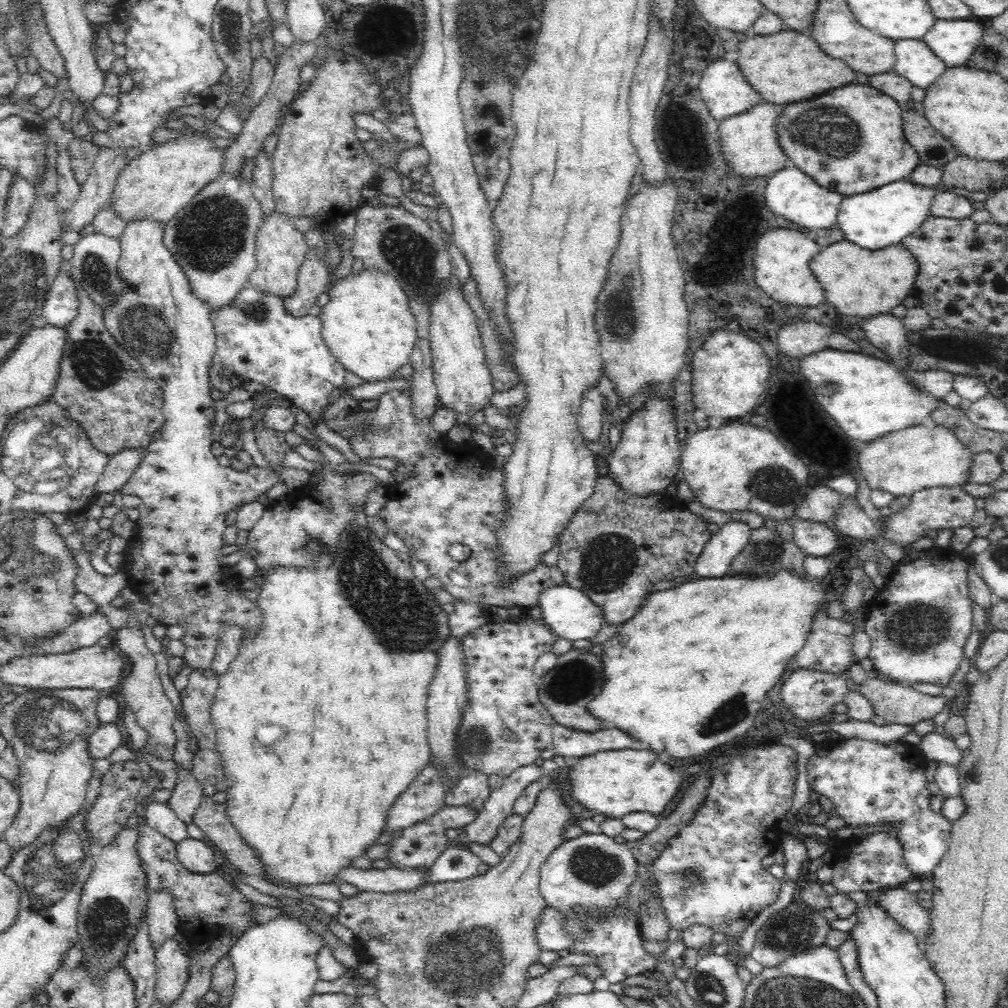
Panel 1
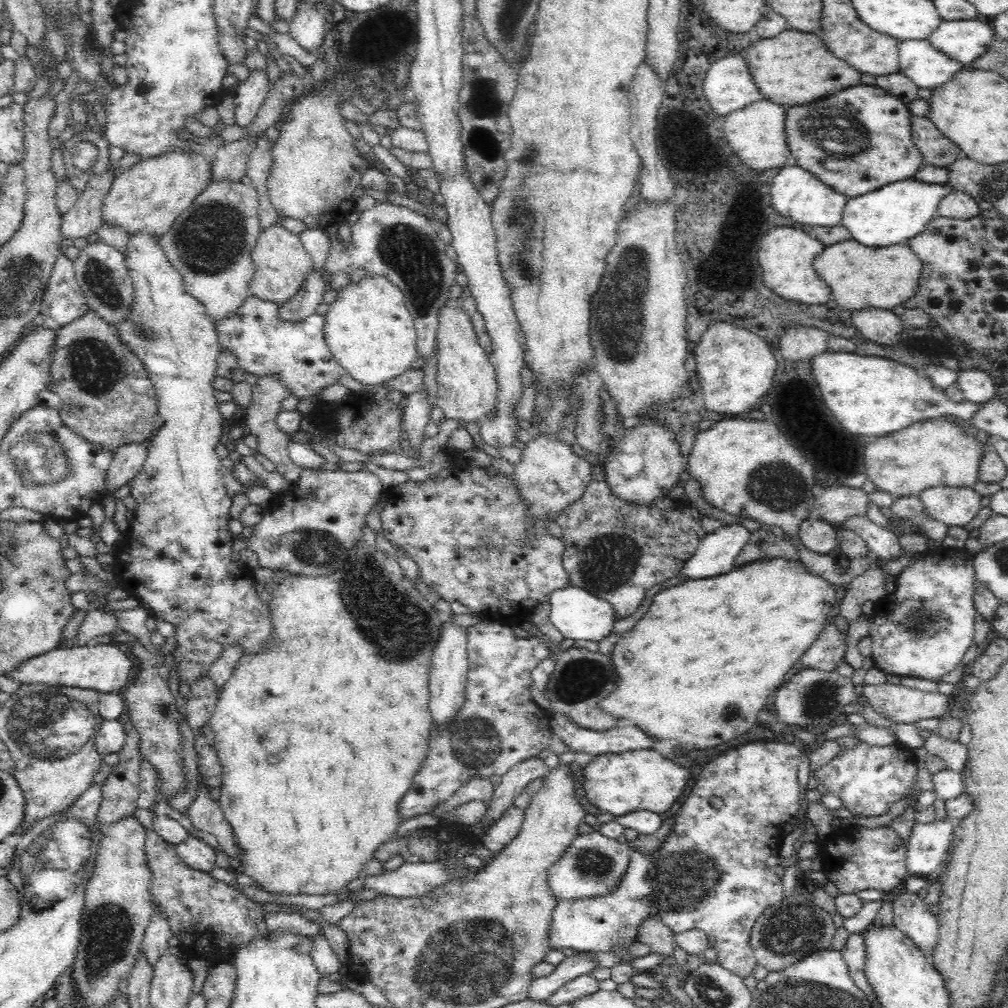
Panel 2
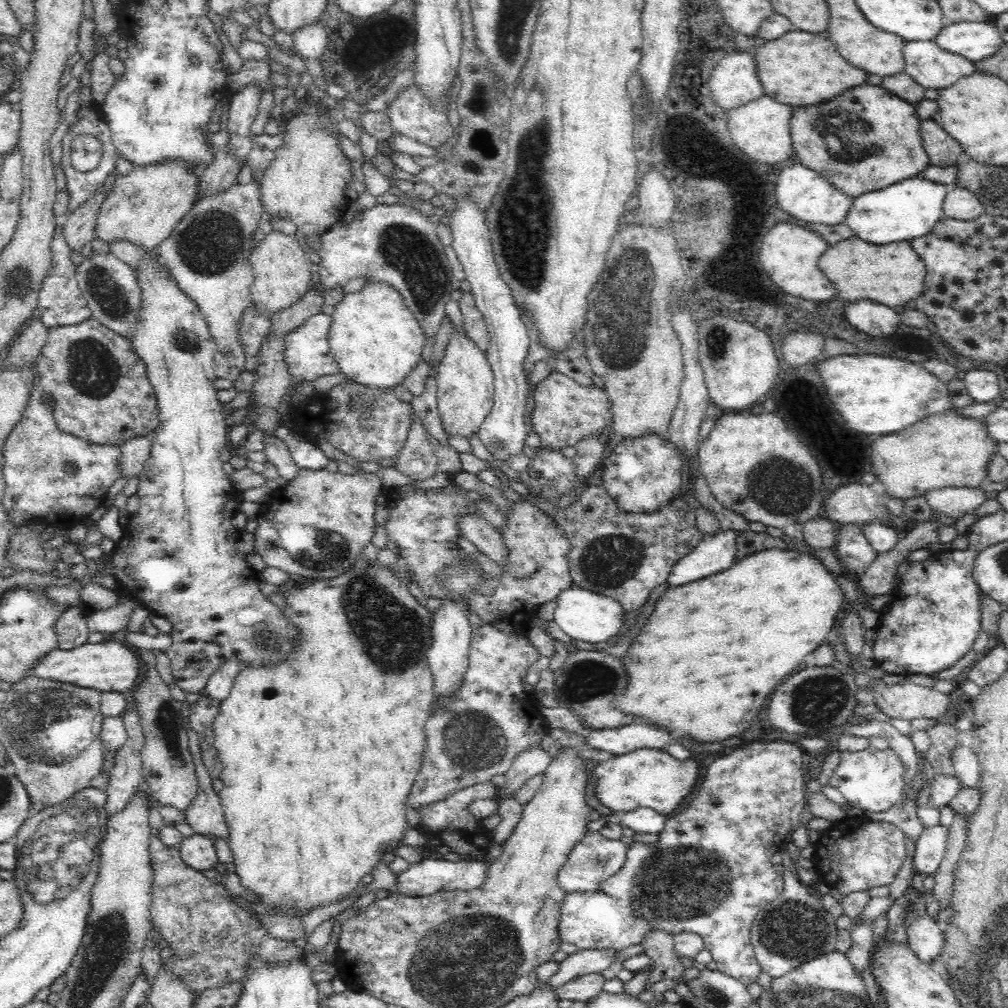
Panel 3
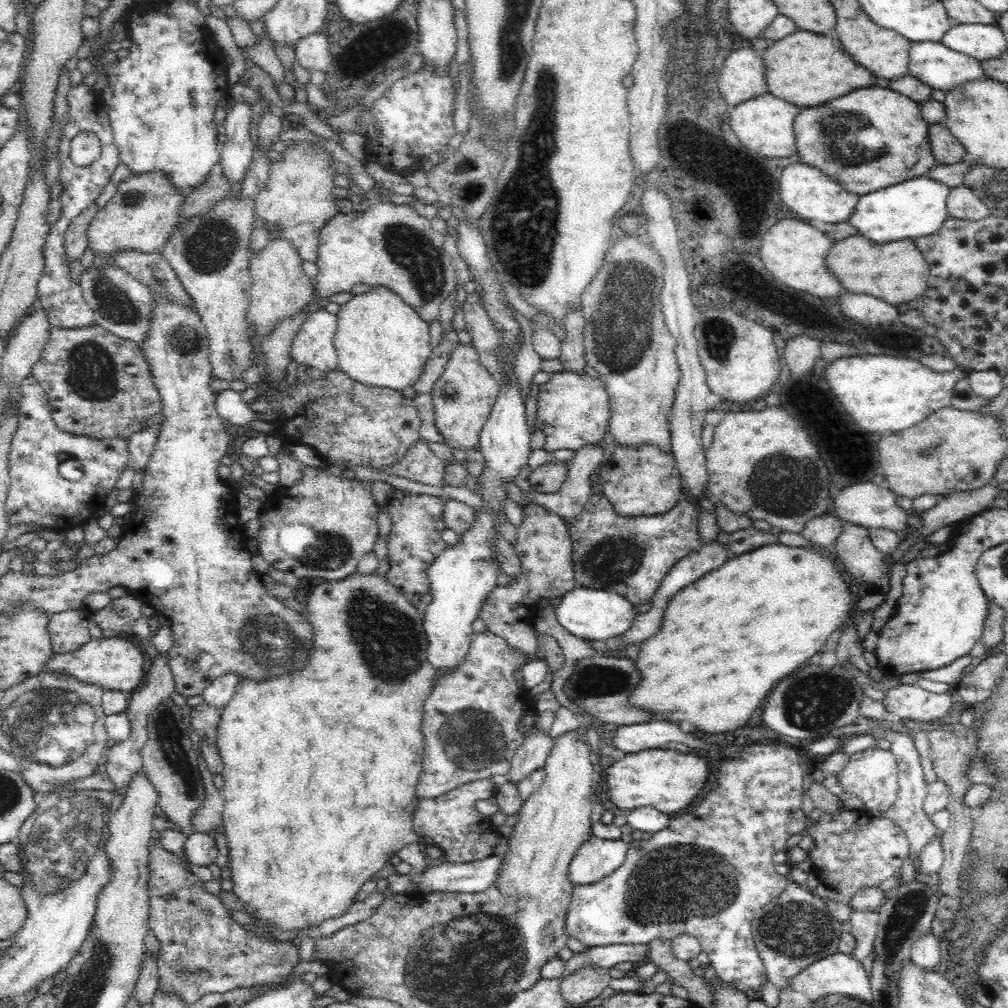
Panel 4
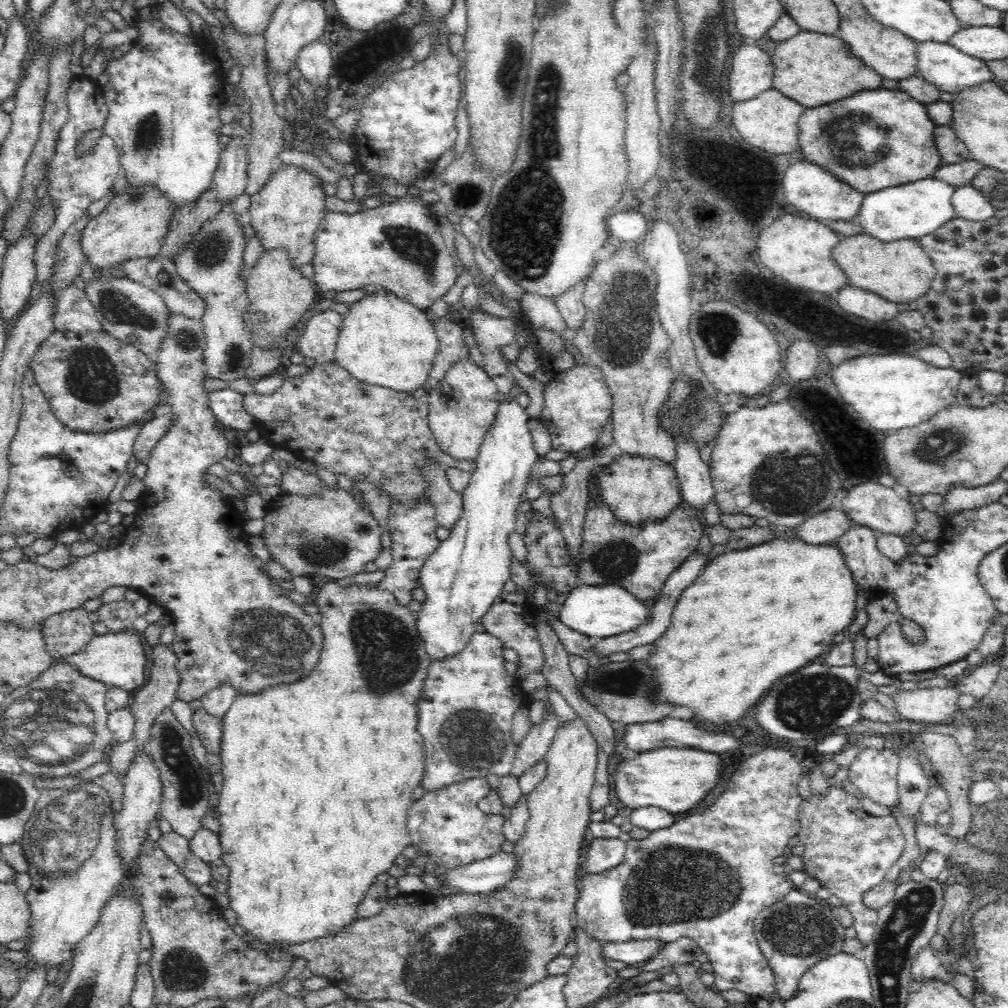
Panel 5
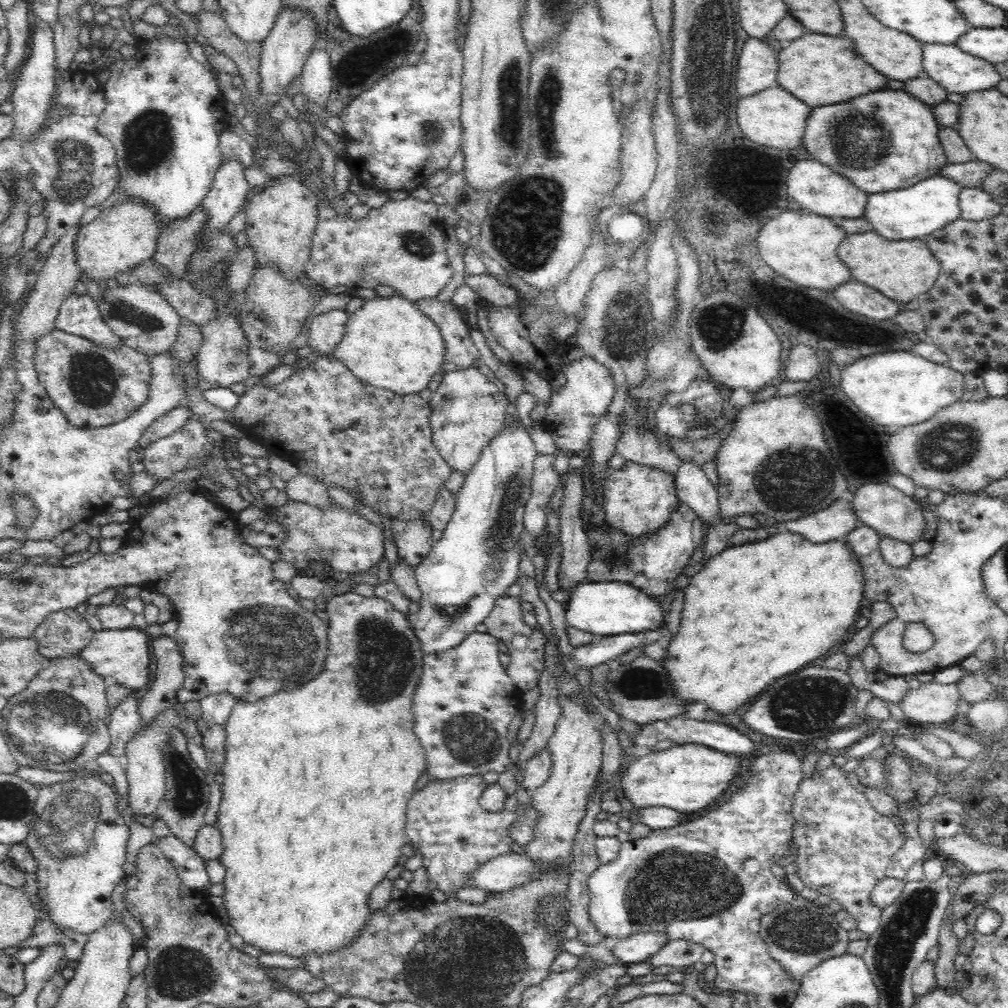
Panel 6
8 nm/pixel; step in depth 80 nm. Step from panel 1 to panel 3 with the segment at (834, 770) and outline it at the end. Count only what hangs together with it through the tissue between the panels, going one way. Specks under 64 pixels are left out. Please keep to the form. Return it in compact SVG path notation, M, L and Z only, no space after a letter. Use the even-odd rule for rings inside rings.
M872 745L862 752L844 751L830 784L836 786L852 807L862 808L868 816L879 817L902 797L905 767L896 753L889 748L876 750ZM934 825L924 829L918 838L914 866L916 866L916 872L928 876L929 881L934 878L944 858L946 836L948 836L948 827Z

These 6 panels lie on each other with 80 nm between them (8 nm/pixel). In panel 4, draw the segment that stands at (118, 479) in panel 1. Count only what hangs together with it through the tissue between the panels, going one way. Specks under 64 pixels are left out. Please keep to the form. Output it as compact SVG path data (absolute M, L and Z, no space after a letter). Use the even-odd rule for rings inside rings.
M162 423L148 426L146 429L140 430L129 437L128 453L130 453L130 460L128 460L128 467L137 472L148 465L148 462L151 461L151 455L158 440Z

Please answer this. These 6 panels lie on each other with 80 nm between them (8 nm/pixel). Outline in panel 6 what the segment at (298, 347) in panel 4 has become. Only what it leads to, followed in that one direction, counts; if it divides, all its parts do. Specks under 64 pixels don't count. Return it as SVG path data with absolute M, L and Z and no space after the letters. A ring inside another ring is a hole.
M338 309L312 317L312 324L308 330L308 344L312 346L312 350L329 356L342 340L347 318L348 313Z

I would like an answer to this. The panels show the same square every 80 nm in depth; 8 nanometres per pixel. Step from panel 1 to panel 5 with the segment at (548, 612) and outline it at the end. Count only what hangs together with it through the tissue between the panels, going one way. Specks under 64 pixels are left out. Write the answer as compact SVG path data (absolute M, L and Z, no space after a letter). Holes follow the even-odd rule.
M579 584L568 593L567 600L561 604L559 620L572 630L583 632L595 639L618 636L629 630L637 629L649 621L651 609L623 586L608 584L590 586Z

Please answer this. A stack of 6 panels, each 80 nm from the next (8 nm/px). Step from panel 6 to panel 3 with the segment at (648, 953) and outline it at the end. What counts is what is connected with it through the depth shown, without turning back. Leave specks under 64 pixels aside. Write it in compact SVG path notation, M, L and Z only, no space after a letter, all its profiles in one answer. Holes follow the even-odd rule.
M595 949L580 950L576 954L568 955L565 960L559 962L558 972L552 976L549 984L558 987L578 975L601 972L611 967L616 968L618 966L616 962L620 957L619 952L615 949L604 951Z

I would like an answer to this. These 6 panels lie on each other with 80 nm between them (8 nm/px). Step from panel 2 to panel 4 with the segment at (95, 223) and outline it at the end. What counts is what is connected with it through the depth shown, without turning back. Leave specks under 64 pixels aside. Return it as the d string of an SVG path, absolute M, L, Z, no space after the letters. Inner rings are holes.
M92 203L84 212L81 212L66 229L64 233L63 247L68 258L68 266L72 262L80 262L80 258L86 250L86 230L88 224L93 220L94 215L97 213L95 203Z

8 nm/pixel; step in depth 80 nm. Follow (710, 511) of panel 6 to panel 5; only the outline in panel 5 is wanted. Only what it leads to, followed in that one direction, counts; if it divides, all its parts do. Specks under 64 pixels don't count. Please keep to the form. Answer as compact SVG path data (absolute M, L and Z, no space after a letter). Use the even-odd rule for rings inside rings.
M682 434L673 436L676 443L676 464L673 466L678 481L681 500L692 509L705 509L715 500L715 488L708 466L702 462L699 448L690 439L684 441Z

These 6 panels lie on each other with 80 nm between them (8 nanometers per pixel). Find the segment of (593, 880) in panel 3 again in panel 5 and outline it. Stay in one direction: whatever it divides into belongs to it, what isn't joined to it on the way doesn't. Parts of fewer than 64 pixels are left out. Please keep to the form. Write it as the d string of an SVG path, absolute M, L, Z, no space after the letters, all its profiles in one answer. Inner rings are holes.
M618 838L592 839L587 848L585 861L582 862L586 876L598 875L620 865L625 848L625 842Z

